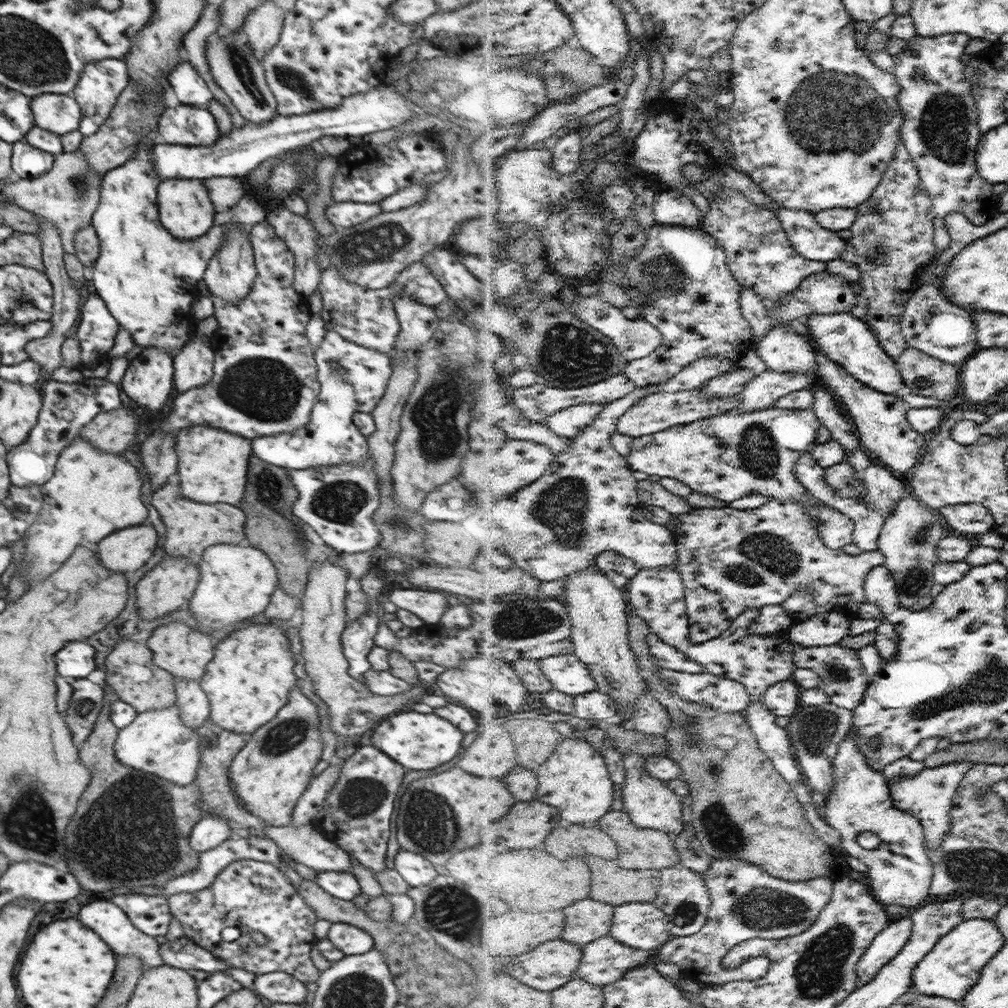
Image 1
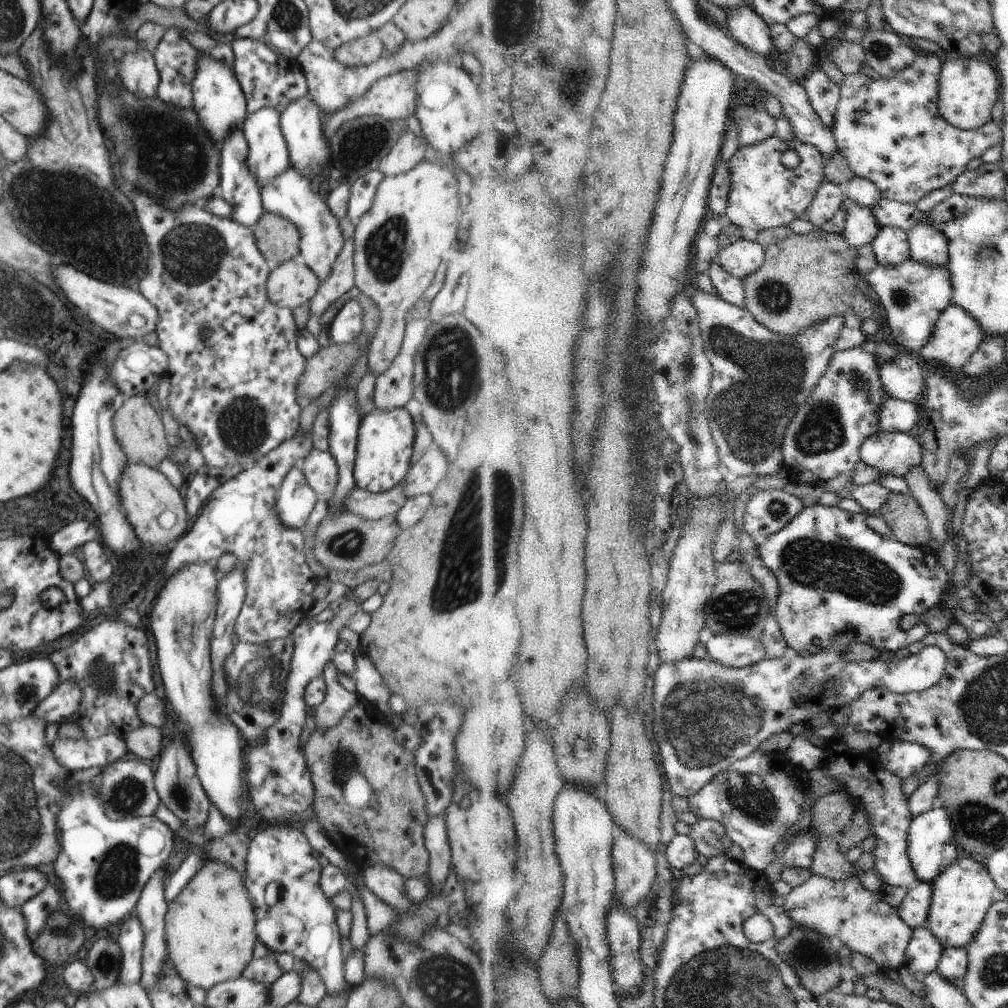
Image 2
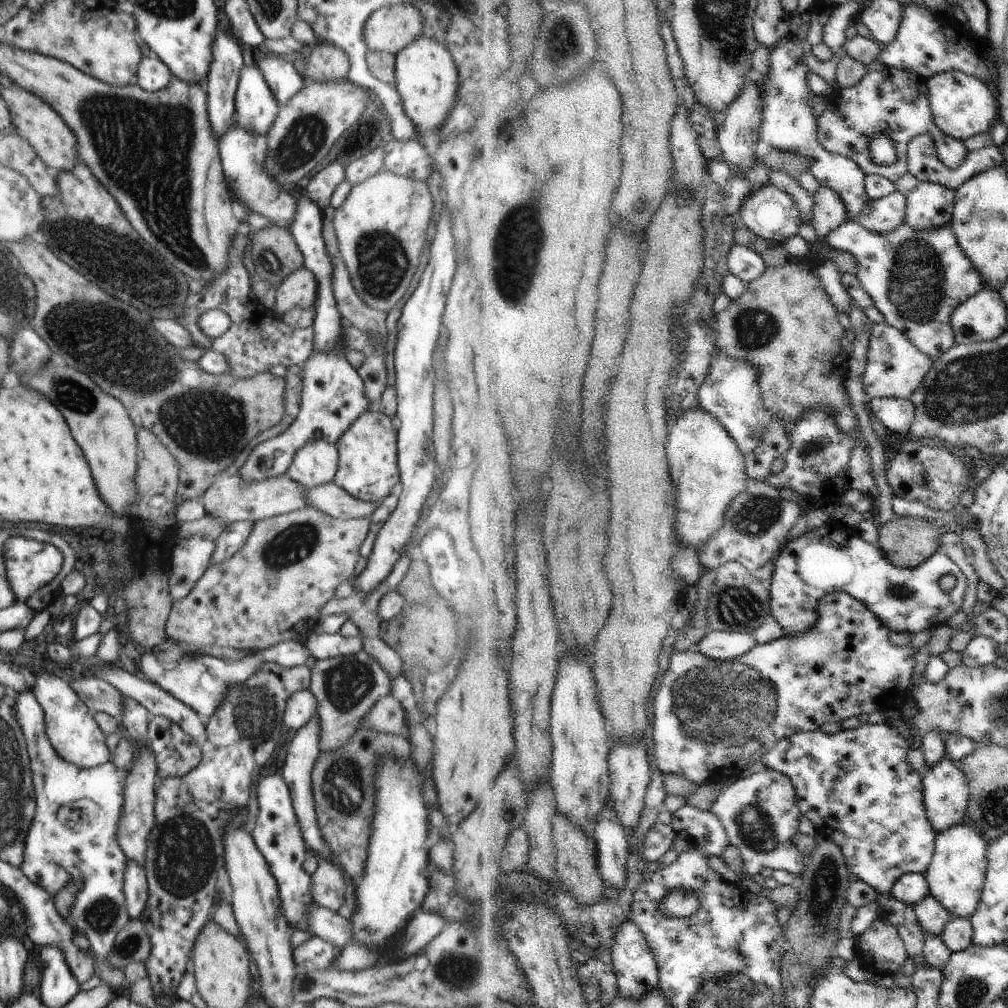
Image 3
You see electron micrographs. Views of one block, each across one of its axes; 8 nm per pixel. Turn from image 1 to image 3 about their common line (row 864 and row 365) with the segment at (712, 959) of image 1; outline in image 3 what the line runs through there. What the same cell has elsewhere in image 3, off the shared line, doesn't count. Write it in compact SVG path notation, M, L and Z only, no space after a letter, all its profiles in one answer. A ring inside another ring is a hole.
M718 344L705 385L699 394L700 408L717 416L740 444L747 458L749 478L769 482L776 461L793 447L793 435L787 424L769 411L763 389L763 372L749 360L724 354Z

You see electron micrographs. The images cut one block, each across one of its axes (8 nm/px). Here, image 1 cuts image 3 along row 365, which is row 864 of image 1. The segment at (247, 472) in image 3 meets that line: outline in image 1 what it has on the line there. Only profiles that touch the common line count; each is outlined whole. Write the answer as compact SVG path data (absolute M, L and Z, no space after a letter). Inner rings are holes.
M266 825L265 835L274 839L276 844L288 853L289 858L294 857L296 862L320 871L353 872L349 853L339 844L325 838L315 829L308 826L270 826Z

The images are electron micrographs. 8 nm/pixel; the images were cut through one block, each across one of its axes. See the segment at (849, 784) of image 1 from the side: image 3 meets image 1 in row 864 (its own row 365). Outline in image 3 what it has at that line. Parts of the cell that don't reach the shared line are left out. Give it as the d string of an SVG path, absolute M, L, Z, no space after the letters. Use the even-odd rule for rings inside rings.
M889 323L876 325L871 338L869 367L865 374L869 400L892 397L911 400L925 383L926 375L933 367L933 361L899 328L893 327Z

